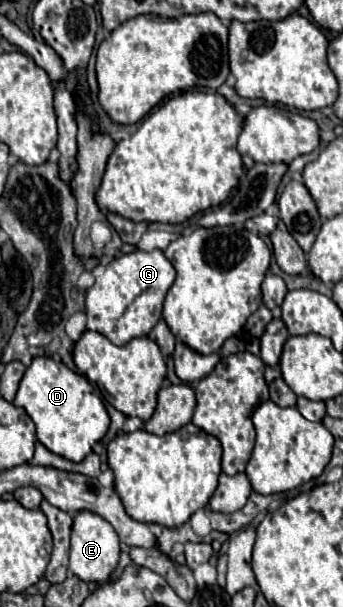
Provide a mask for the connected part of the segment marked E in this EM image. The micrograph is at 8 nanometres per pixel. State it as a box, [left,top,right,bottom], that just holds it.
[69,511,119,583]

